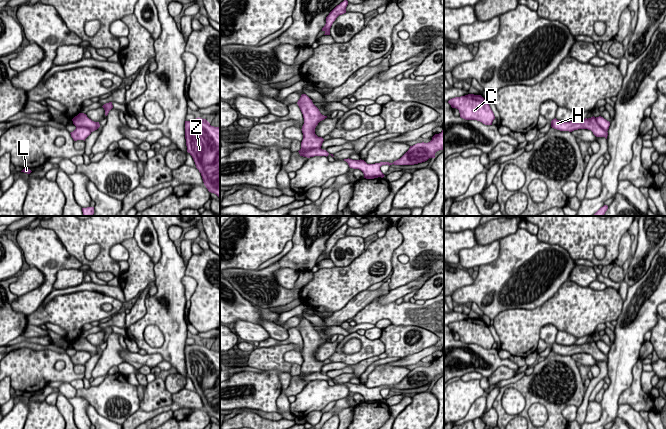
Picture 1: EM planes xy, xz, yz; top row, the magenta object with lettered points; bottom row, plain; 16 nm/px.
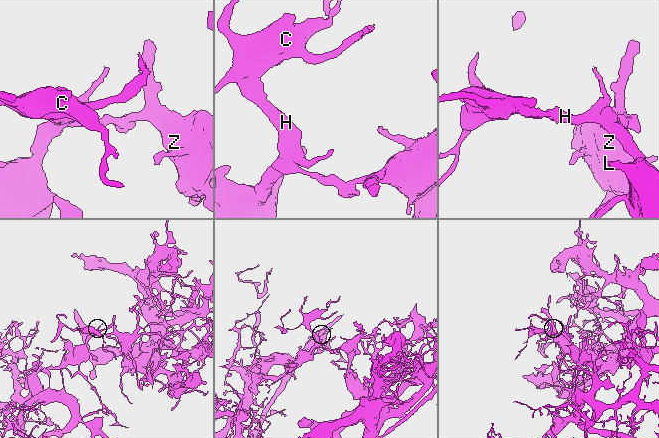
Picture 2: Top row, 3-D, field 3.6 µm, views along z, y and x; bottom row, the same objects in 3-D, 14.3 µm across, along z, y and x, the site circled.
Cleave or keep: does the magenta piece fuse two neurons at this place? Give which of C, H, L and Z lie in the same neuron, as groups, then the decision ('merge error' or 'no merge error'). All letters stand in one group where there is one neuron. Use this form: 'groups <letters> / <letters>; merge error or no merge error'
groups C H L / Z; merge error

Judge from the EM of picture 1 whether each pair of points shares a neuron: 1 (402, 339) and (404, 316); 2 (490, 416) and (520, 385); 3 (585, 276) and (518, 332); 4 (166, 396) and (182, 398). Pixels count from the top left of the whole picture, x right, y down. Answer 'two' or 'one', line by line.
1: two
2: two
3: two
4: two

